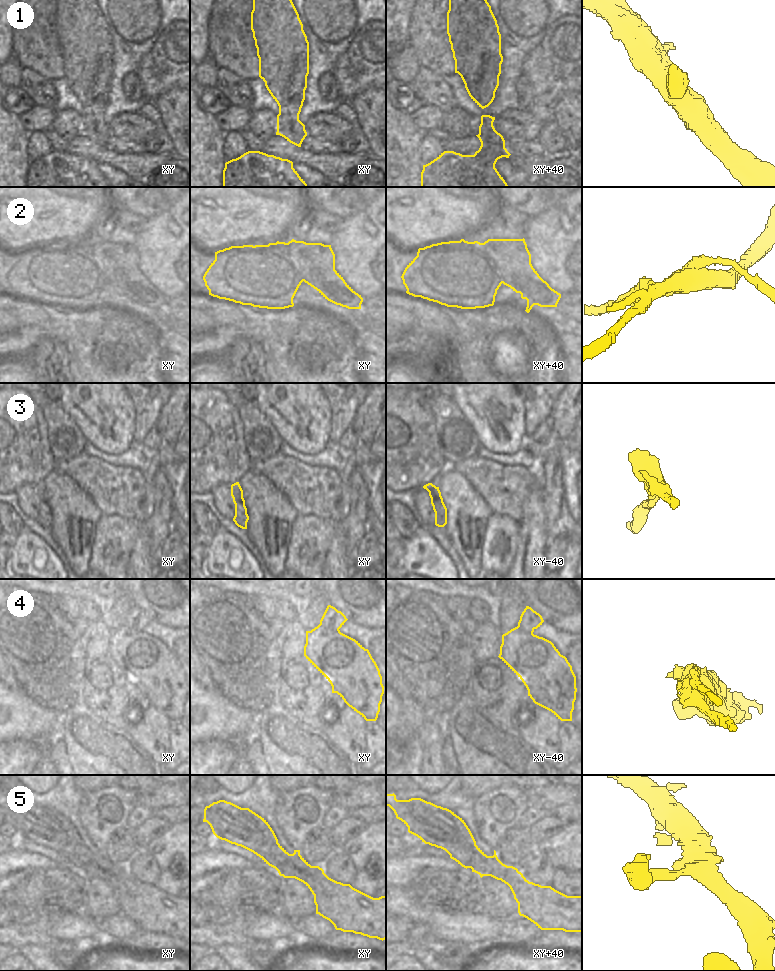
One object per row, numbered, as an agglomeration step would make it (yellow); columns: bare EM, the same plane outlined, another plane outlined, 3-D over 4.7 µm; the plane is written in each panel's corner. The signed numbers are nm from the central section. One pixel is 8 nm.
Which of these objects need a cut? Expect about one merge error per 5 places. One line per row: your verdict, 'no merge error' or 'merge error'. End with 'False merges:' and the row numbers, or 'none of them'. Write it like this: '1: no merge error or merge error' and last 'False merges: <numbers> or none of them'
1: no merge error
2: merge error
3: no merge error
4: merge error
5: no merge error
False merges: 2, 4

